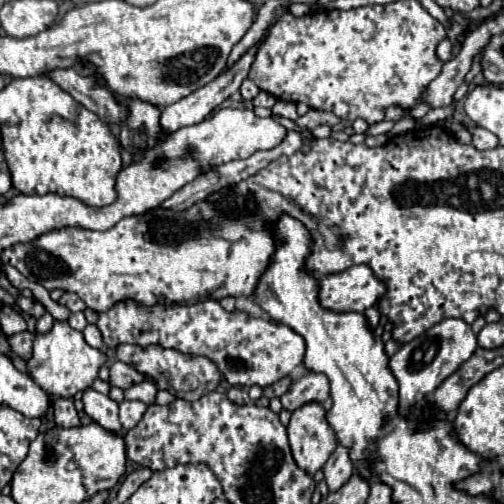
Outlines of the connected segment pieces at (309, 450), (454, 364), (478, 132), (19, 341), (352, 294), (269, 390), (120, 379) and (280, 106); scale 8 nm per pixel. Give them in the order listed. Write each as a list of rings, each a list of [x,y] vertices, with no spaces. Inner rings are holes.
[[[307,403],[291,415],[289,445],[293,459],[309,475],[325,467],[333,449],[337,447],[335,433],[325,419],[325,409],[319,403]]]
[[[445,319],[433,325],[429,333],[423,333],[421,337],[401,345],[401,349],[389,361],[389,367],[395,379],[399,381],[399,413],[403,417],[409,415],[409,409],[413,405],[421,405],[427,399],[427,395],[433,395],[441,381],[455,373],[475,353],[475,349],[477,335],[473,333],[471,325],[463,319]]]
[[[469,125],[467,127],[469,129],[469,133],[471,133],[471,145],[475,147],[475,149],[493,149],[493,147],[497,147],[499,143],[497,143],[497,137],[493,135],[493,133],[489,133],[487,129],[483,129],[483,127],[477,127],[477,125]]]
[[[23,331],[23,333],[17,333],[17,335],[9,337],[9,345],[11,345],[11,349],[13,349],[17,355],[21,355],[23,359],[27,359],[27,357],[31,355],[33,337],[35,337],[33,333],[29,333],[29,331]]]
[[[367,265],[319,279],[319,301],[331,311],[359,311],[373,307],[385,295],[385,283]]]
[[[281,379],[281,381],[277,381],[277,383],[273,383],[273,385],[269,385],[269,387],[265,387],[263,389],[263,395],[267,397],[267,399],[273,399],[273,397],[281,397],[287,389],[289,389],[289,385],[291,385],[291,379]]]
[[[117,361],[117,363],[113,363],[113,365],[109,367],[109,385],[111,385],[111,387],[127,389],[127,387],[139,383],[141,379],[145,379],[145,375],[137,373],[131,365],[125,365],[125,363],[121,363],[121,361]]]
[[[277,101],[273,107],[271,107],[273,115],[279,115],[279,117],[285,117],[285,119],[291,119],[291,121],[297,121],[297,107],[295,103],[289,103],[289,101]]]

